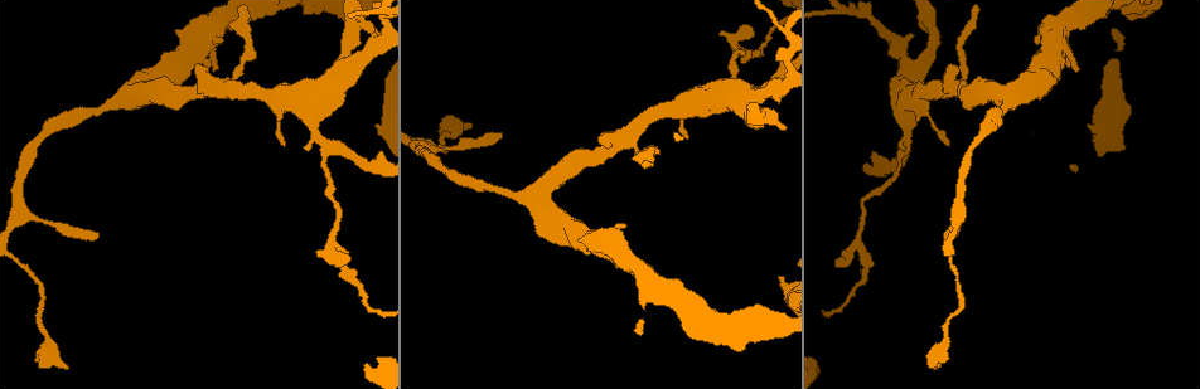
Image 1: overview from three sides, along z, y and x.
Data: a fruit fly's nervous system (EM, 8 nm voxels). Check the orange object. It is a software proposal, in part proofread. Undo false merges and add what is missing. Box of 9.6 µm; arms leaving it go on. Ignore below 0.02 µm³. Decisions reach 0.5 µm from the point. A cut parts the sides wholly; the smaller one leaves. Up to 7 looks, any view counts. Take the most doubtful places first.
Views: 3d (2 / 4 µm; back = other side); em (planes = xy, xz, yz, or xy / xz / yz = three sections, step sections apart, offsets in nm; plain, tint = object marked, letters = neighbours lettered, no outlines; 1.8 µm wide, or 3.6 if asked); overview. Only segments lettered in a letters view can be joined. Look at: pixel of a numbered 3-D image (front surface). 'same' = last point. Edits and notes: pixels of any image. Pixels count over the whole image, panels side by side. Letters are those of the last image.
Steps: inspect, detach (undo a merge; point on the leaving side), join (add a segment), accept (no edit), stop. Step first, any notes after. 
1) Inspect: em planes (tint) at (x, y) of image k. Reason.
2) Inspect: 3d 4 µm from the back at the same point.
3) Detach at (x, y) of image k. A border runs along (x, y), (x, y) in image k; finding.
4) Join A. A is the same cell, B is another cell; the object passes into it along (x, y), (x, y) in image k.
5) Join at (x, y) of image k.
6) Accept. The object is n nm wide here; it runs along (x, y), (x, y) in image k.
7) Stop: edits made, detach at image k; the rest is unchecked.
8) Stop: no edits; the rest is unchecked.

Inspect: 3d 4 µm at (64, 369) of image 1. Branch stops here.

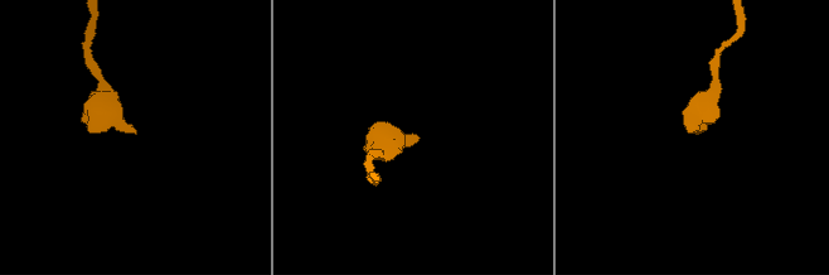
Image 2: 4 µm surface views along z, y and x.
Inspect: em 3.6 µm yz step 16 (letters) at (418, 138) of image 2.

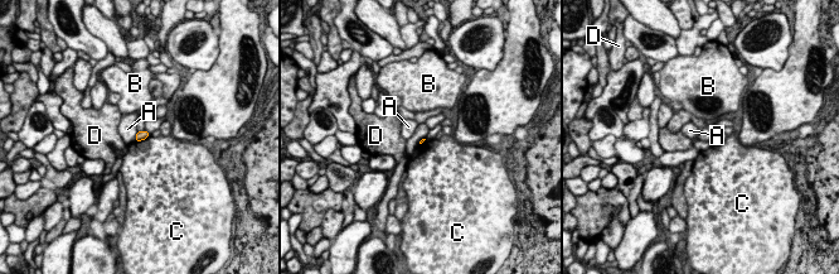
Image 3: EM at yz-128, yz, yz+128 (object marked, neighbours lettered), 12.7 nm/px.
Inspect: em 3.6 µm planes (letters) at the same point.

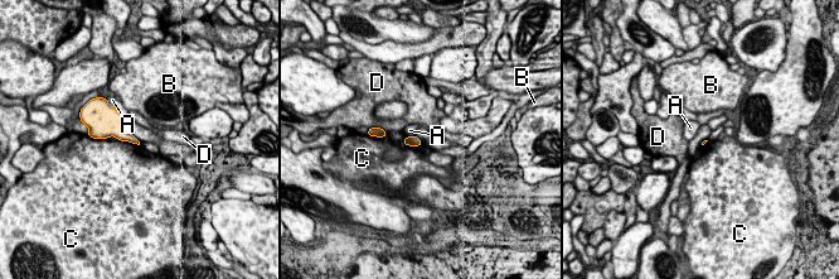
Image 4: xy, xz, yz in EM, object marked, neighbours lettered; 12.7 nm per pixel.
Accept. A, B, C and D are other cells; a border runs along (402, 139), (407, 145), (421, 145) in image 4; none of them fits.

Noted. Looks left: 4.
Inspect: 3d 4 µm at (313, 121) of image 1.

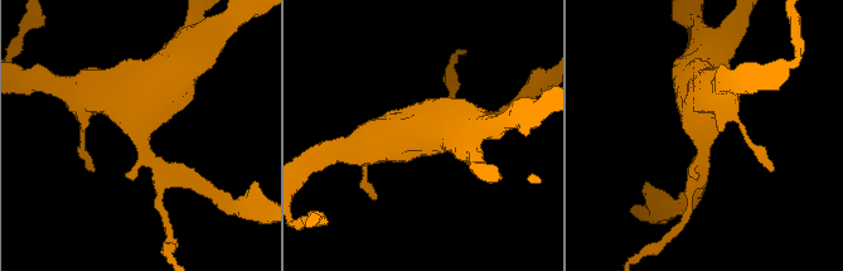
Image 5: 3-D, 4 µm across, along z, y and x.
Inspect: em planes (tint) at (701, 131) of image 5.

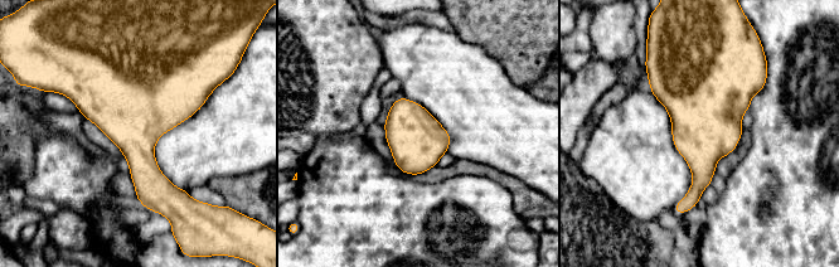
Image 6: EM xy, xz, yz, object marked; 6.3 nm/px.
Inspect: em planes (letters) at the same point.

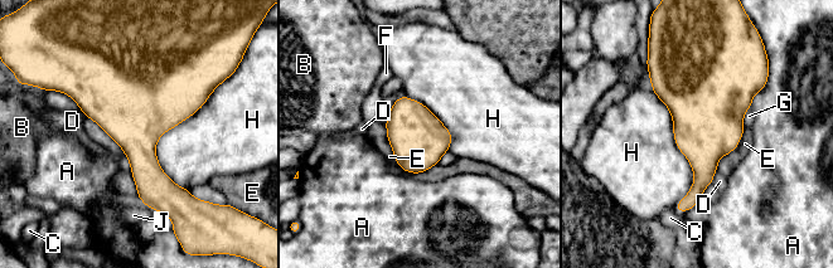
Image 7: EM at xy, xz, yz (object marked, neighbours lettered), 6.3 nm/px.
Accept. A, B, C, D, E, F, G, H and J are other cells; a border runs along (650, 88), (693, 175), (676, 205) in image 7; one neuron here.

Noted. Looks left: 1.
Inspect: em 3.6 µm yz step 4 (letters) at (98, 235) of image 1. Free end.

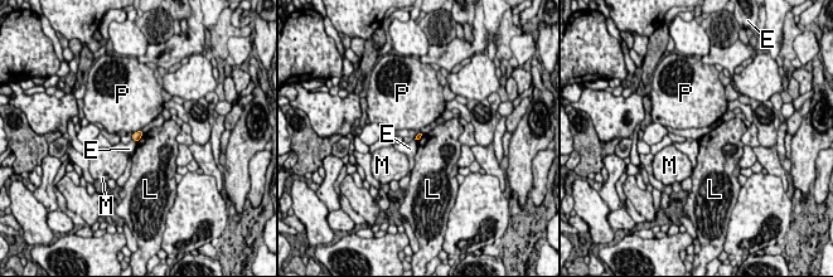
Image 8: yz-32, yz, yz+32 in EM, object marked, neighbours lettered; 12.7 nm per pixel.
Accept. E, L, M and P are other cells; a border runs along (144, 134), (136, 142) in image 8; none of them fits.

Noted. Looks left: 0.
Stop: no edits; the rest is unchecked.

